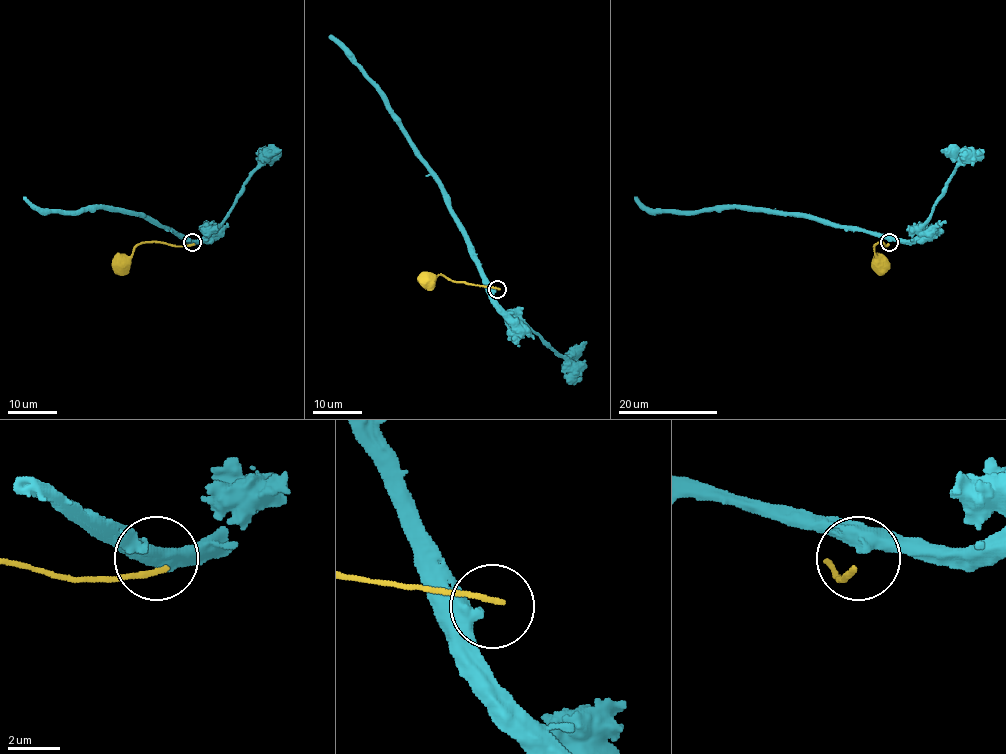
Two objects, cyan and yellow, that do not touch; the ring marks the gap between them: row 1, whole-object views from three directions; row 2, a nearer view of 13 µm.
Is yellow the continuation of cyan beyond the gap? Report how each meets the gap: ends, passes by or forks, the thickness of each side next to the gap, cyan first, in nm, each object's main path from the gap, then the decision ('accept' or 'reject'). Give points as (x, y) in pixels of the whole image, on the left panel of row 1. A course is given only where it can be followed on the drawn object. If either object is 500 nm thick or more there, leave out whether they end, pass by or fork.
cyan ends there; yellow ends there; 480 nm thick on the cyan side, 200 nm on the other; cyan runs (189, 240), (146, 216), (94, 207), (81, 211), (37, 211), (24, 197); yellow runs (193, 243), (140, 243), (131, 255), (121, 258), (121, 263); reject

